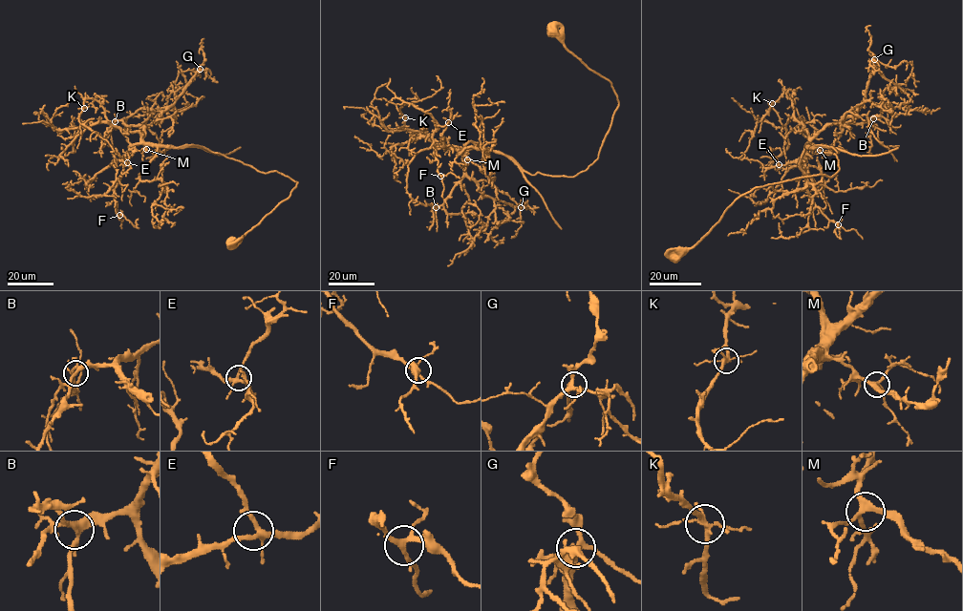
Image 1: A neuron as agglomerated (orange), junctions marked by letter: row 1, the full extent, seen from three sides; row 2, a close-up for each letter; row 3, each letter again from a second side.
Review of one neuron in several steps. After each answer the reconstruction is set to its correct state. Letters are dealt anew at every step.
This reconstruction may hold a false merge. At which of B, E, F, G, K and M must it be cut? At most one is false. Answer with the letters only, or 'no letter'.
no letter

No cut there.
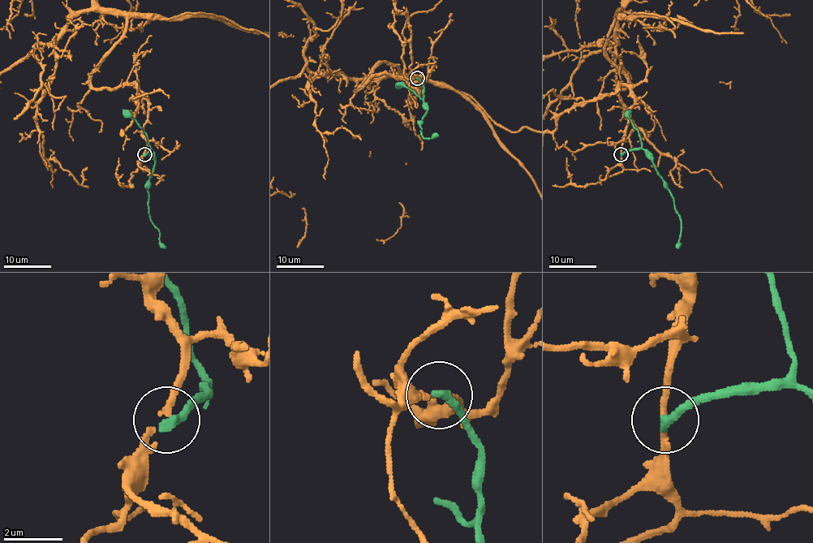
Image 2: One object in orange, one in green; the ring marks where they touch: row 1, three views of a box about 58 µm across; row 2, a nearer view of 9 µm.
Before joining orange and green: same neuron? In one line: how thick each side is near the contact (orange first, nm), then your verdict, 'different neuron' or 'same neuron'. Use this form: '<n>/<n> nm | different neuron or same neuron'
150/320 nm | different neuron

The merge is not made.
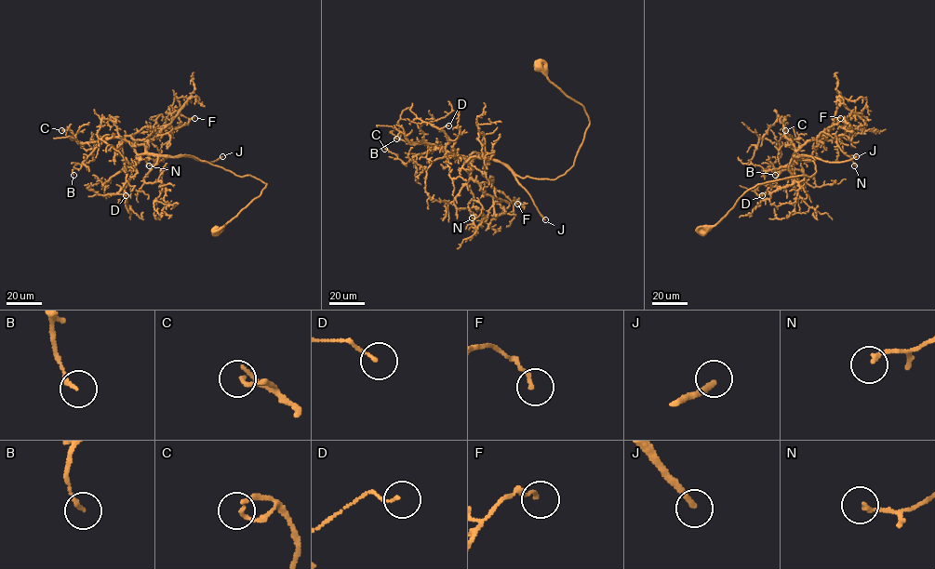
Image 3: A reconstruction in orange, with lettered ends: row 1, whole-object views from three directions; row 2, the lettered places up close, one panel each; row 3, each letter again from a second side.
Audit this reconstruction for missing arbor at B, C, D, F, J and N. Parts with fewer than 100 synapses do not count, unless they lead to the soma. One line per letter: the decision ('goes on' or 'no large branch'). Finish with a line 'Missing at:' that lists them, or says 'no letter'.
B: no large branch
C: no large branch
D: no large branch
F: no large branch
J: goes on
N: no large branch
Missing at: J

